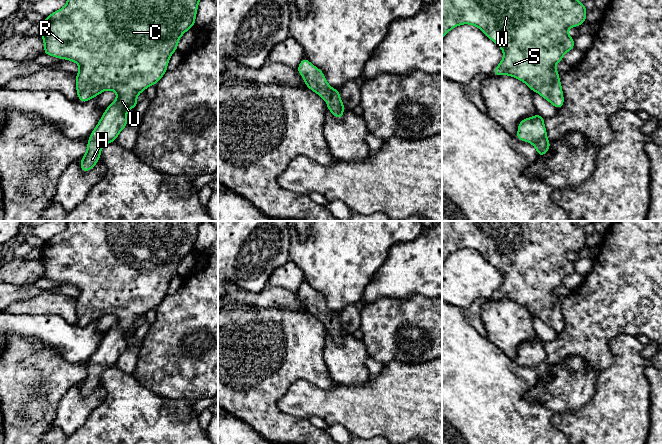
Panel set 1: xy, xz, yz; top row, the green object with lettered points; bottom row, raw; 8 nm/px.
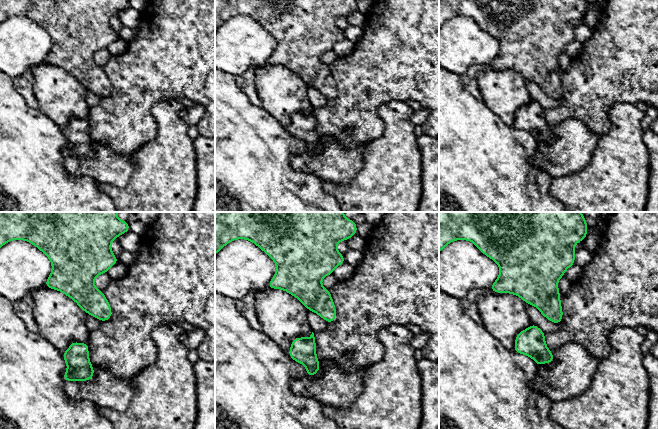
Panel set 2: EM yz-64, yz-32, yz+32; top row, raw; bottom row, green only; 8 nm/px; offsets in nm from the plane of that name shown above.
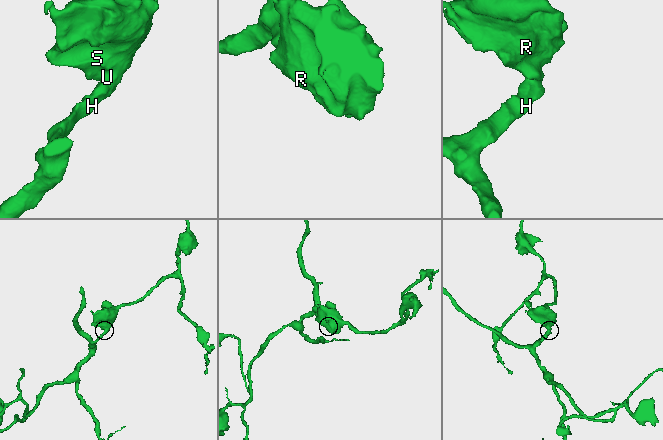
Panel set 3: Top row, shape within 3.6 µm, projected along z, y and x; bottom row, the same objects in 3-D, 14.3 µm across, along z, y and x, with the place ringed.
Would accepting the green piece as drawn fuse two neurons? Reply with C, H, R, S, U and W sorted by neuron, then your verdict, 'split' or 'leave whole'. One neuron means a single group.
groups C H R S U W; leave whole

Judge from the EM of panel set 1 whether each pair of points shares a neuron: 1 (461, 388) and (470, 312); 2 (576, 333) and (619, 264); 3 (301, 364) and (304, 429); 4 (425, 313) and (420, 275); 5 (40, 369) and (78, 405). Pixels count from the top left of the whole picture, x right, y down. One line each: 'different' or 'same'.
1: different
2: same
3: same
4: different
5: different

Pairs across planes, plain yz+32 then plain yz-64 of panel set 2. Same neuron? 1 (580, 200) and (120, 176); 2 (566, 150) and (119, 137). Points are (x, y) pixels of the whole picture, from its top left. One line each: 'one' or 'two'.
1: two
2: two

